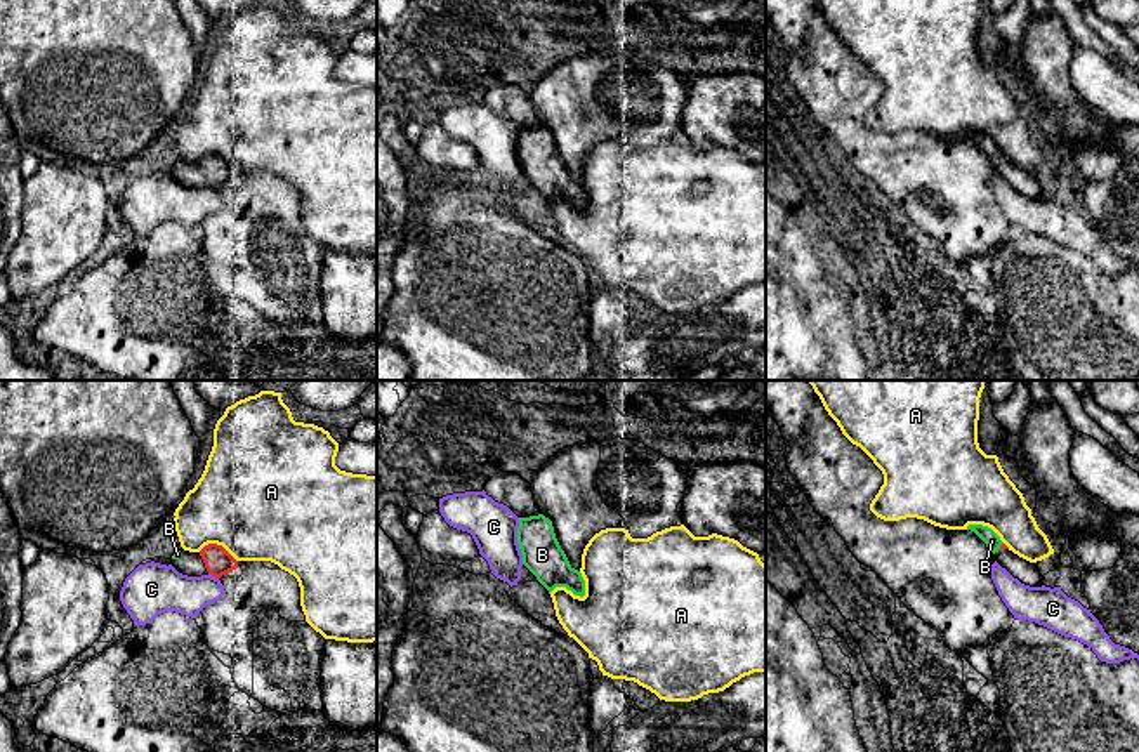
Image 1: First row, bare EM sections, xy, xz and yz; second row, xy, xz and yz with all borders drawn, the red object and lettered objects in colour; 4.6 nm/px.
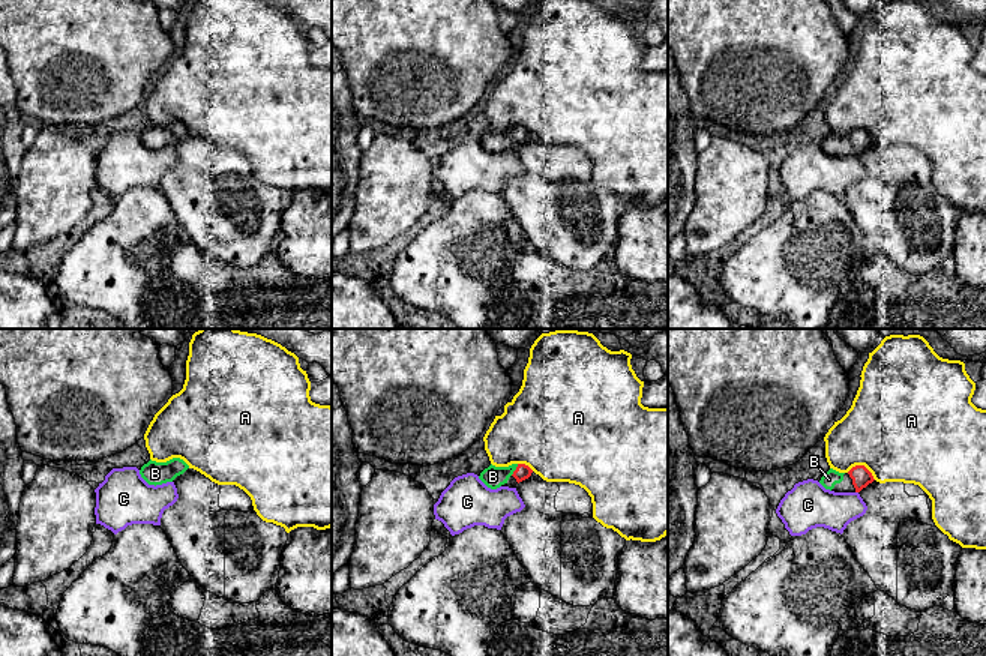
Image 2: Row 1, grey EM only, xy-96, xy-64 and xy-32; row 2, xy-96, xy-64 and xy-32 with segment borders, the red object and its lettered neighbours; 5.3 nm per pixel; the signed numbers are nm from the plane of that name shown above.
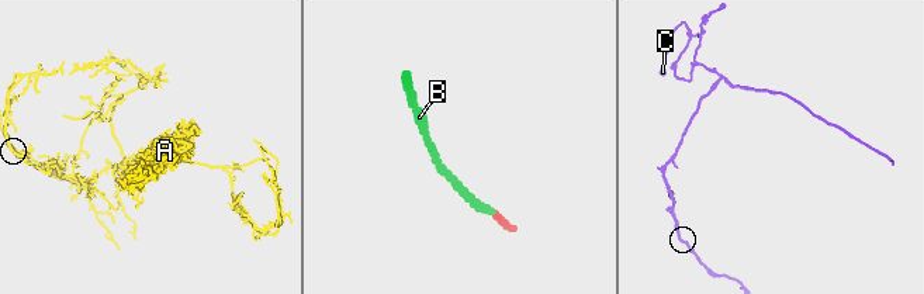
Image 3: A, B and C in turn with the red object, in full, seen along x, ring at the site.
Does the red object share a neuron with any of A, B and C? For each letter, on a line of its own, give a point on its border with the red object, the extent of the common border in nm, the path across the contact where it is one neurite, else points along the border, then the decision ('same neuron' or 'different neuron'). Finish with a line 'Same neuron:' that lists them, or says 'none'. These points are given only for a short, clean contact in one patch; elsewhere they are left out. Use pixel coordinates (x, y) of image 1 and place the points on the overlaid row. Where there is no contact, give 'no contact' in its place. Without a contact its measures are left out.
A: xy (216, 544) | 190 nm | different neuron
B: yz (1000, 546) | 50 nm | across yz (1002, 546), (1000, 546), (992, 540) | same neuron
C: xy (214, 575) | 60 nm | different neuron
Same neuron: B

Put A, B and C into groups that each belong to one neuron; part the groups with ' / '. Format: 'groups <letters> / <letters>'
groups A / B / C

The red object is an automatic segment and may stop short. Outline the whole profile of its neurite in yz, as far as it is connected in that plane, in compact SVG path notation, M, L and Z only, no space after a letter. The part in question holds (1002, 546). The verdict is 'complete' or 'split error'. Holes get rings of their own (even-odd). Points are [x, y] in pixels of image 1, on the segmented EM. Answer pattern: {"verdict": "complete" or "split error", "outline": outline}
{"verdict": "split error", "outline": "M969 524L967 530L974 531L984 544L986 547L995 554L1000 549L1009 549L1000 537L988 526L983 524Z"}

